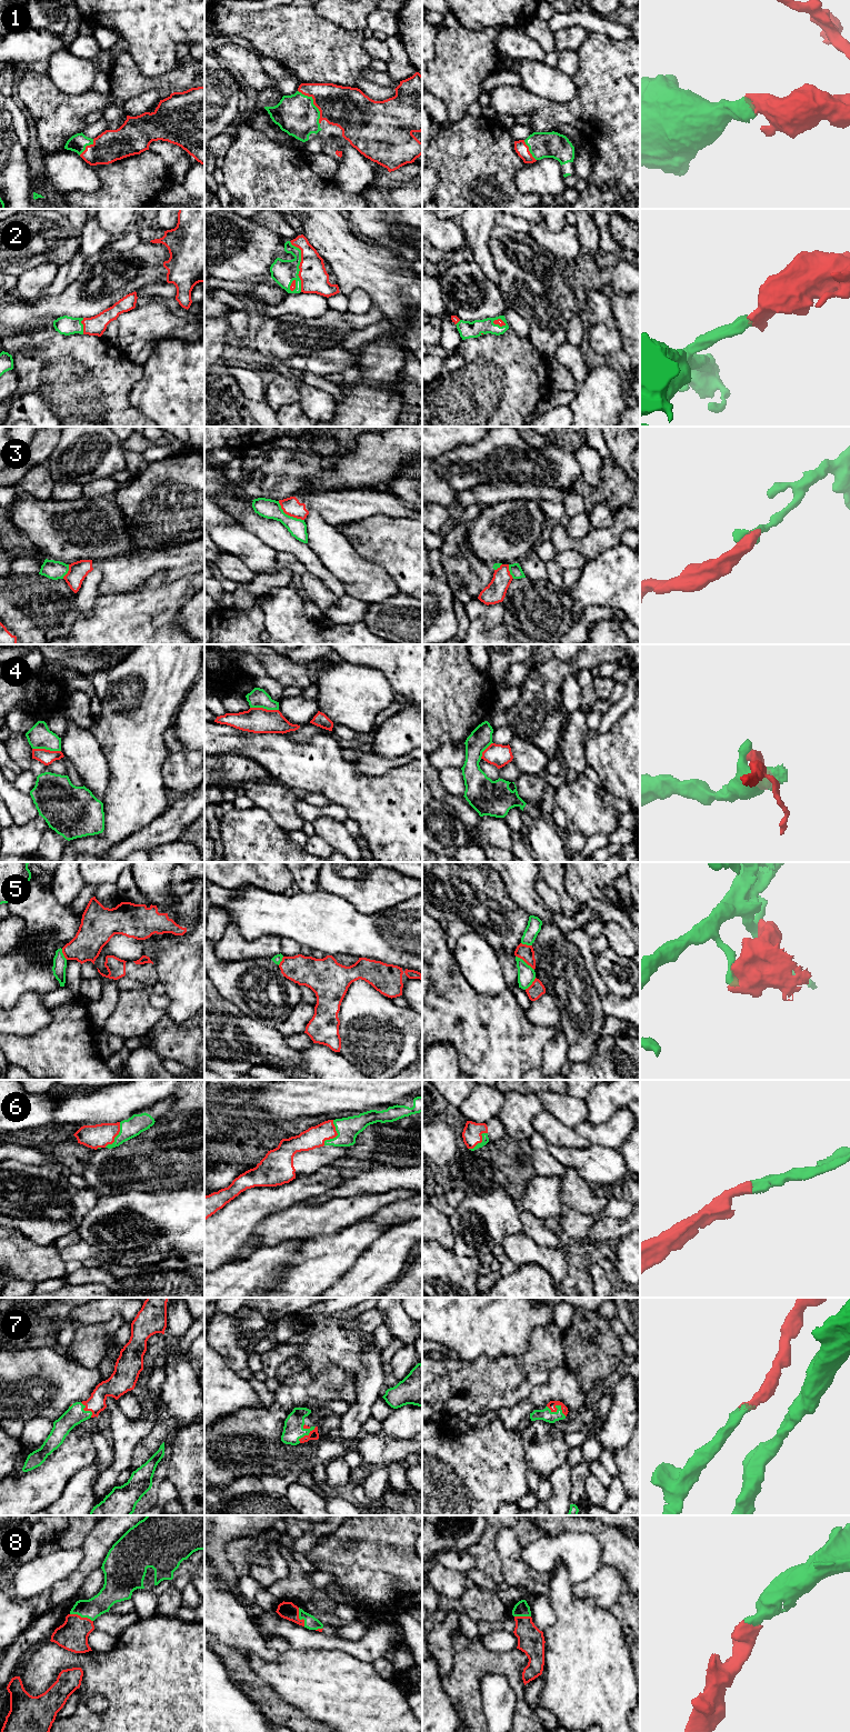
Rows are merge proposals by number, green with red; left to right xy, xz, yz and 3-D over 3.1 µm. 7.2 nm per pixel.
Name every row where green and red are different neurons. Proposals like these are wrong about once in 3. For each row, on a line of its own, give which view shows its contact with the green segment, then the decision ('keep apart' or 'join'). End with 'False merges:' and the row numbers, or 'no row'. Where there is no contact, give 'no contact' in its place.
1: xz | join
2: xz | join
3: xz | keep apart
4: xy | keep apart
5: yz | keep apart
6: xz | join
7: xz | join
8: xy | join
False merges: 3, 4, 5

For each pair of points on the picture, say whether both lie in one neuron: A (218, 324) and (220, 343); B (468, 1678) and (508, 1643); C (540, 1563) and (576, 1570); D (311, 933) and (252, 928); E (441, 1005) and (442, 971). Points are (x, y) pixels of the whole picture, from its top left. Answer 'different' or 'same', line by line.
A: same
B: different
C: same
D: same
E: same

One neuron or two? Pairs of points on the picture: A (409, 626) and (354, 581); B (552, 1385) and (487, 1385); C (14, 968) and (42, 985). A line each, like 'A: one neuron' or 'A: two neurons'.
A: two neurons
B: two neurons
C: one neuron

